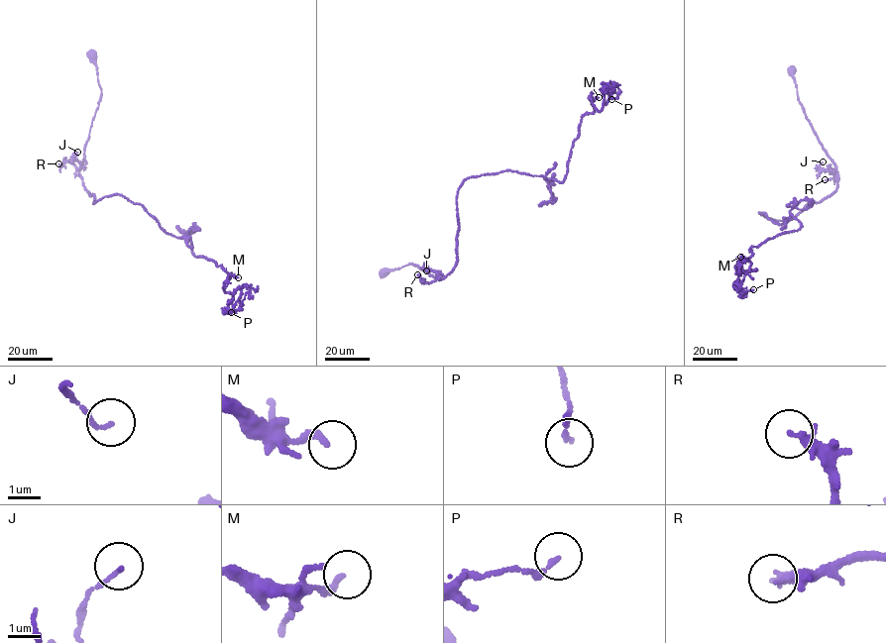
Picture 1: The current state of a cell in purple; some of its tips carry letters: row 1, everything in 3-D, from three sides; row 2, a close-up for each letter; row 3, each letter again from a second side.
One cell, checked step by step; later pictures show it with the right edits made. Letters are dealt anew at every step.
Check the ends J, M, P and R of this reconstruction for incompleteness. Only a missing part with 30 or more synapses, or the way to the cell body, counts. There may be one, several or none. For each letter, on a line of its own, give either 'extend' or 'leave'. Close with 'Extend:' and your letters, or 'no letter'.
J: leave
M: leave
P: leave
R: leave
Extend: no letter

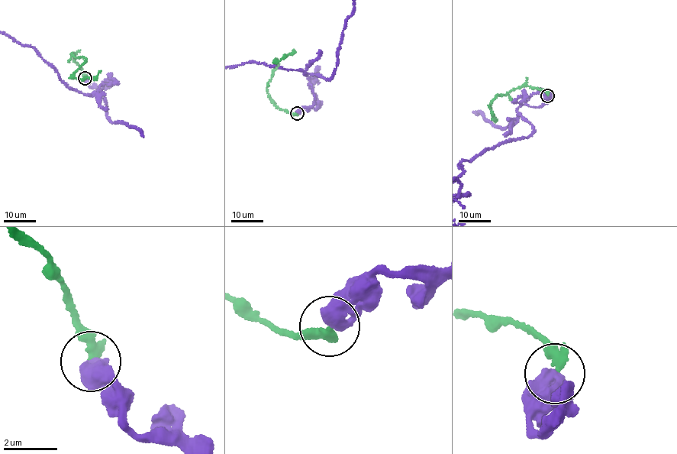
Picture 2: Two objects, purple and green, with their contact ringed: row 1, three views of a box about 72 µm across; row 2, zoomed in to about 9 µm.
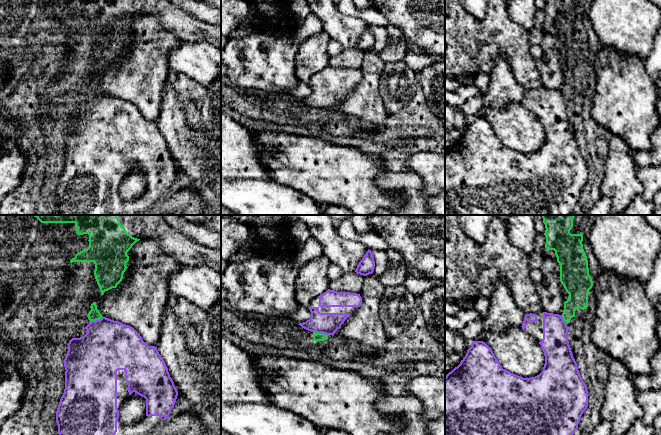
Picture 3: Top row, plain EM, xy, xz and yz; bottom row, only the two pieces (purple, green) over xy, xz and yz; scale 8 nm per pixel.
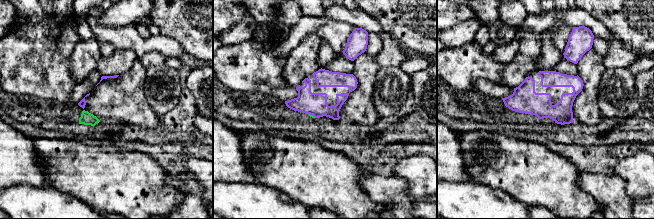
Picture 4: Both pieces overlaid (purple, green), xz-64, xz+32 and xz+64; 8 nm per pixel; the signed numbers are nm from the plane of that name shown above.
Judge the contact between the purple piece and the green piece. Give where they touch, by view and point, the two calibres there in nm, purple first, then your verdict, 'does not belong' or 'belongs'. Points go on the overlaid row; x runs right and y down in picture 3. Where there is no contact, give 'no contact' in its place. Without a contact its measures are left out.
contact xz (321, 332); calibres 180 and 60 nm; does not belong

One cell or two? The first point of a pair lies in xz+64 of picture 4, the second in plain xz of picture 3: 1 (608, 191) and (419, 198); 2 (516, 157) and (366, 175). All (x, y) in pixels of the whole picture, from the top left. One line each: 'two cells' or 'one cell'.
1: one cell
2: one cell

